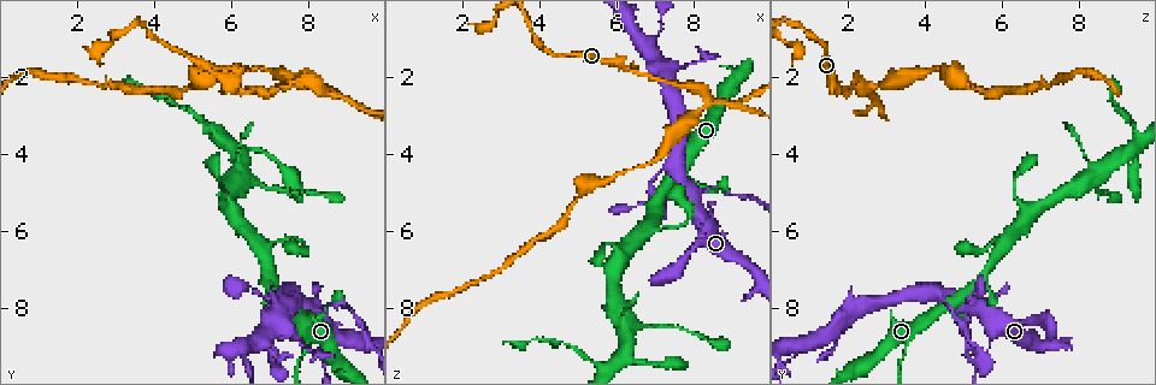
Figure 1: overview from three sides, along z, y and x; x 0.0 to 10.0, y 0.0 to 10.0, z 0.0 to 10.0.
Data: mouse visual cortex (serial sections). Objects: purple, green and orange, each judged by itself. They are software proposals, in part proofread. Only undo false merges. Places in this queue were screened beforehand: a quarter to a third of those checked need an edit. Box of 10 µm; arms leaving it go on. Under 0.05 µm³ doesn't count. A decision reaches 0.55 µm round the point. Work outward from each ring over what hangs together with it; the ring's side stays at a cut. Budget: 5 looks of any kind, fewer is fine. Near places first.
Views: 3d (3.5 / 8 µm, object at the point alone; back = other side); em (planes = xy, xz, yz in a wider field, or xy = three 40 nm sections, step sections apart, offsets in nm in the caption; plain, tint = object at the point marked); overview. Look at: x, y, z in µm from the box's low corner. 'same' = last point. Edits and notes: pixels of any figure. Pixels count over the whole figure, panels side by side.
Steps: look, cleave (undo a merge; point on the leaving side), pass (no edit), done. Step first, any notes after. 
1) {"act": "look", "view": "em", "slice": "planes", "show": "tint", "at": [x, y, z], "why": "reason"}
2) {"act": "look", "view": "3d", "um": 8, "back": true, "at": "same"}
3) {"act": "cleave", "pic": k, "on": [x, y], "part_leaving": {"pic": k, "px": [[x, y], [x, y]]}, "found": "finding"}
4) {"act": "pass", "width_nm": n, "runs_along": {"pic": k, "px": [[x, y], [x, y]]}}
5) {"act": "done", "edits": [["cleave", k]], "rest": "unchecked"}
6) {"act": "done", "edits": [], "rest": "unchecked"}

{"act": "look", "view": "3d", "um": 3.5, "back": true, "at": [7.90, 7.95, 5.15], "why": "abrupt turn"}

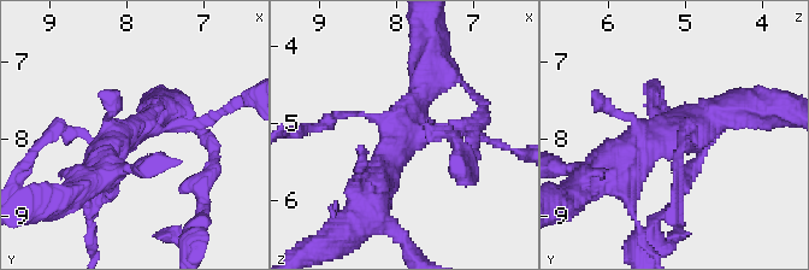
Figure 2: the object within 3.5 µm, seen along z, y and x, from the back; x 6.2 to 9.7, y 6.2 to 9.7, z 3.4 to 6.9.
{"act": "look", "view": "em", "slice": "xy", "step": 5, "show": "tint", "at": [7.90, 7.85, 5.05], "arms": 4, "arm_widths_nm": [100, 150, 400, 400], "why": "need the tissue"}

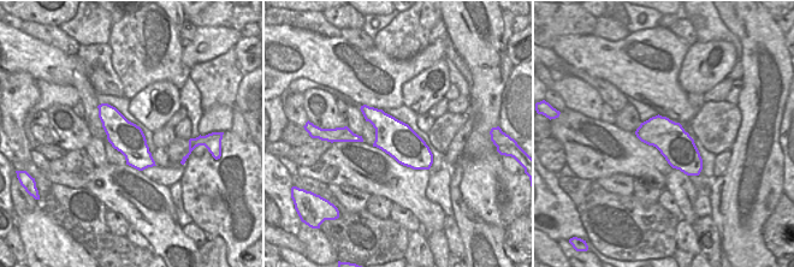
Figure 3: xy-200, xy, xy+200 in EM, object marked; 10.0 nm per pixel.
{"act": "pass", "runs_along": {"pic": 2, "px": [[371, 193], [394, 158], [430, 66]]}, "found": "all the same cell"}

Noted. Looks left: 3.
{"act": "look", "view": "3d", "um": 8, "at": [6.80, 6.60, 5.90]}

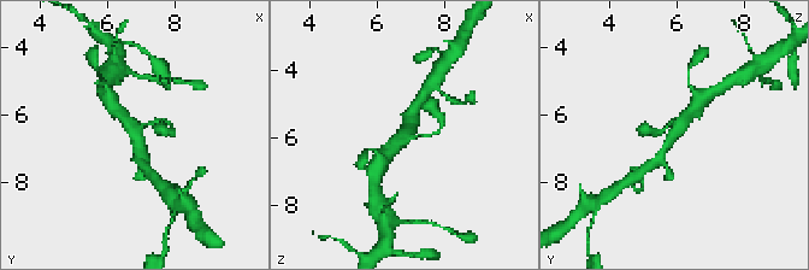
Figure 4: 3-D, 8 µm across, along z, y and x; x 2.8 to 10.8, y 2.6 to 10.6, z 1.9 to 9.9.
{"act": "look", "view": "3d", "um": 3.5, "at": "same", "why": "closer look"}

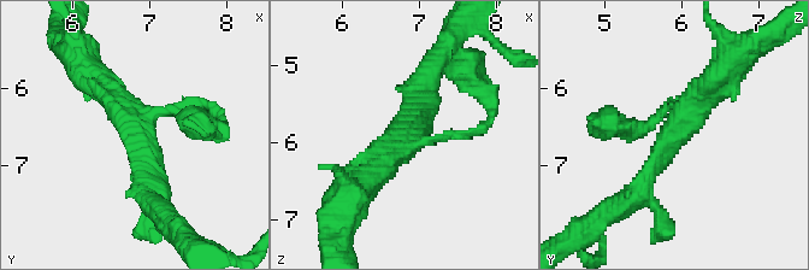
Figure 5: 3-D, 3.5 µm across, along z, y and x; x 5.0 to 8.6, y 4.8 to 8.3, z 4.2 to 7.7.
{"act": "look", "view": "em", "slice": "xy", "step": 1, "show": "tint", "at": [6.80, 6.55, 5.95]}

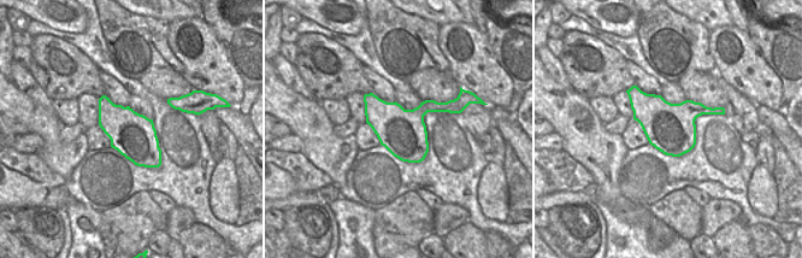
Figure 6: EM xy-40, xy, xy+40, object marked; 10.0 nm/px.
{"act": "pass", "arm_widths_nm": [150, 300, 400], "runs_along": {"pic": 5, "px": [[633, 198], [671, 139], [720, 75]]}, "found": "all the same cell"}

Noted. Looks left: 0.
{"act": "done", "edits": [], "rest": "unchecked"}

